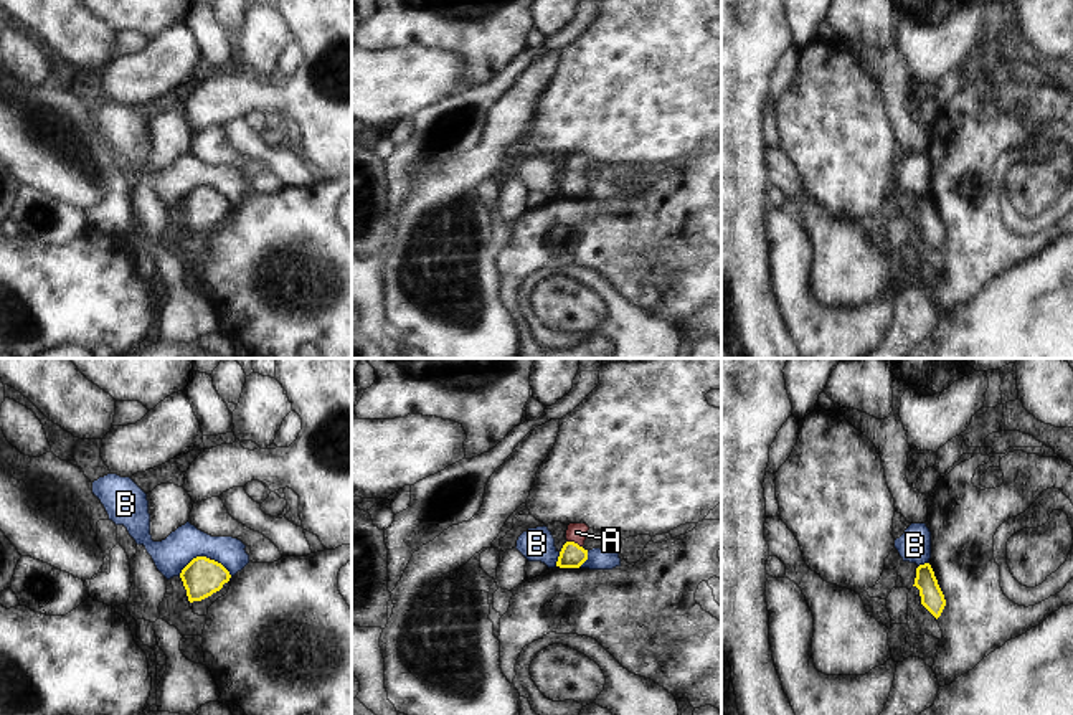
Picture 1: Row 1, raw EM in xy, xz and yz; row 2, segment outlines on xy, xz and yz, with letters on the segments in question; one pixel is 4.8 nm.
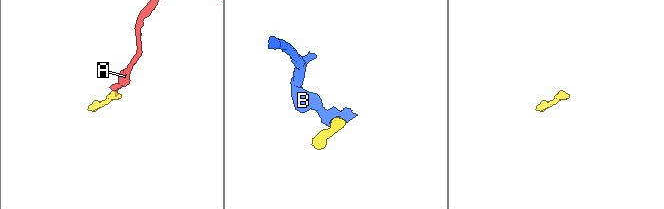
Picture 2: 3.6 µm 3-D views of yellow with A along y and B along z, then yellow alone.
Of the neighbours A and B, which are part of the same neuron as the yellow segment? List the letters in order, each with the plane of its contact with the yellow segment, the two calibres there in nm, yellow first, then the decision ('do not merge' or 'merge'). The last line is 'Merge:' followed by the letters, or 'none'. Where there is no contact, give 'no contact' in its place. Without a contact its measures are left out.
A: xz | 120/100 nm | merge
B: xy | 190/170 nm | do not merge
Merge: A

